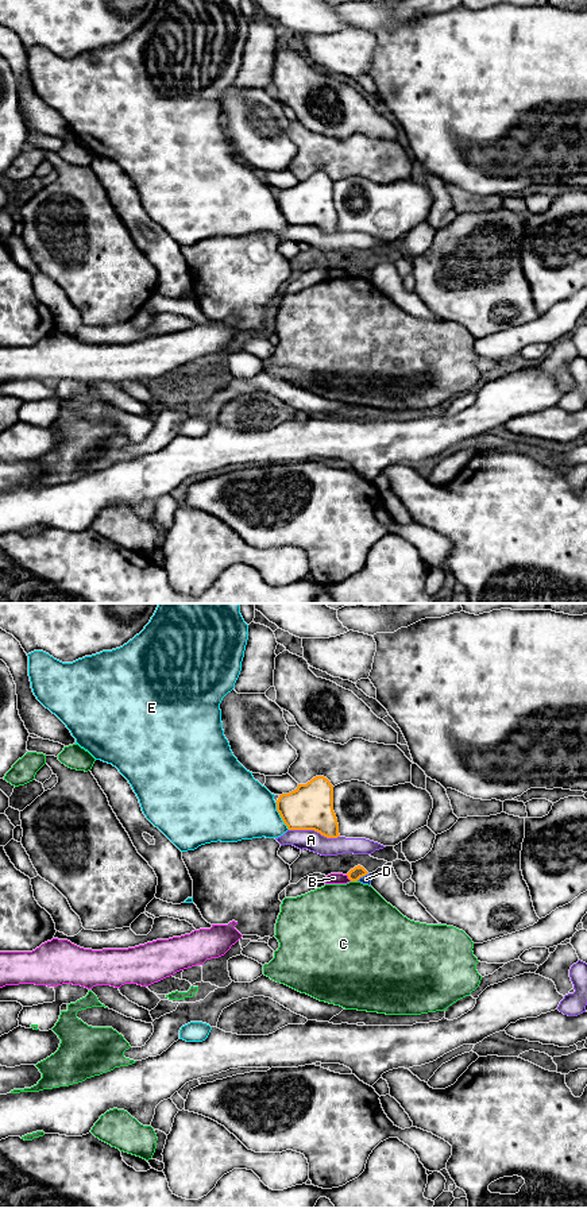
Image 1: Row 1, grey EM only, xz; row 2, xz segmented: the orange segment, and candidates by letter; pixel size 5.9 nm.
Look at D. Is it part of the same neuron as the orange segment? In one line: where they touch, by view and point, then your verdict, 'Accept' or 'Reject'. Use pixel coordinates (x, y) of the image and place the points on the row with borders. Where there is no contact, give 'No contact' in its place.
Touches orange at xz (362, 876). Reject

